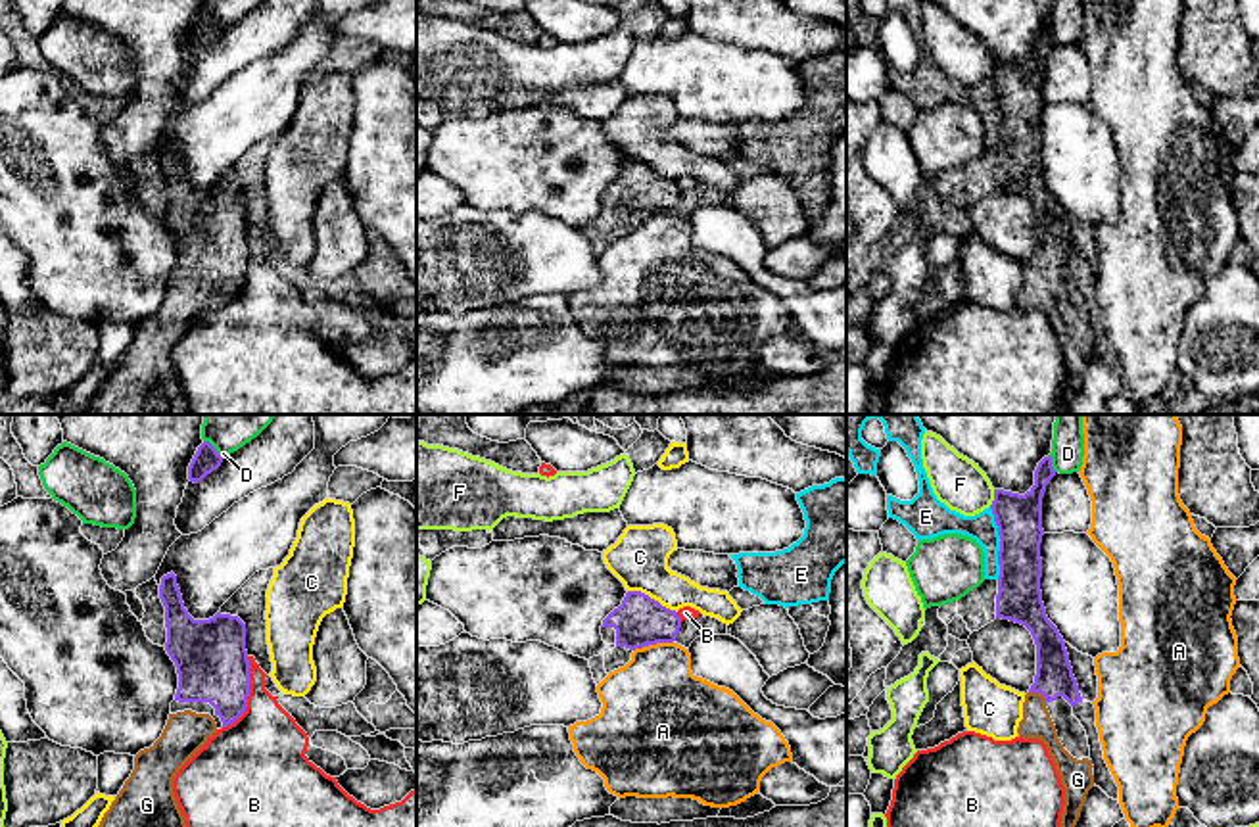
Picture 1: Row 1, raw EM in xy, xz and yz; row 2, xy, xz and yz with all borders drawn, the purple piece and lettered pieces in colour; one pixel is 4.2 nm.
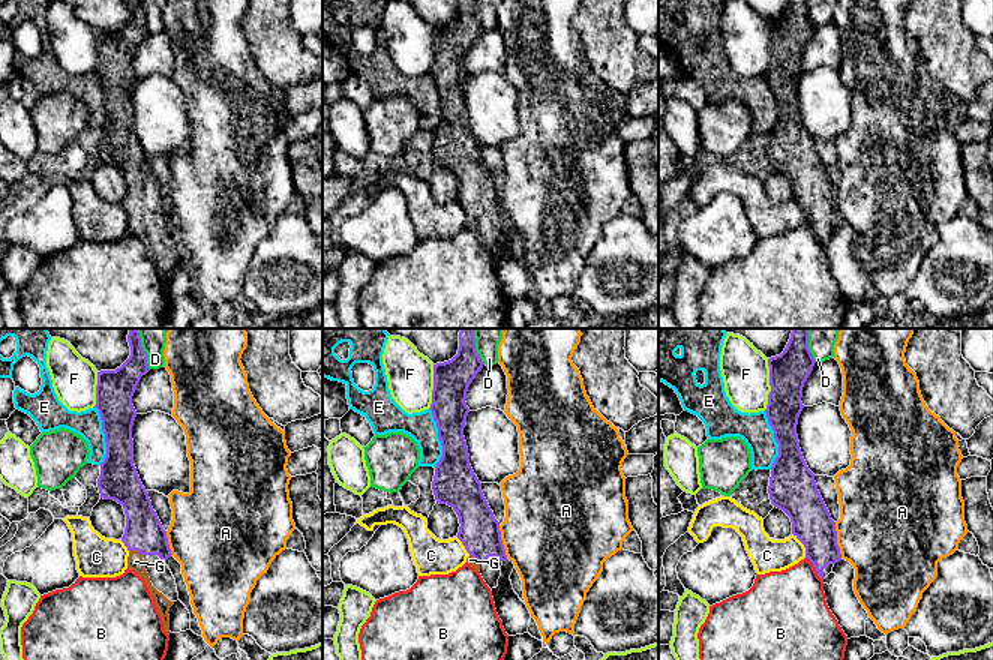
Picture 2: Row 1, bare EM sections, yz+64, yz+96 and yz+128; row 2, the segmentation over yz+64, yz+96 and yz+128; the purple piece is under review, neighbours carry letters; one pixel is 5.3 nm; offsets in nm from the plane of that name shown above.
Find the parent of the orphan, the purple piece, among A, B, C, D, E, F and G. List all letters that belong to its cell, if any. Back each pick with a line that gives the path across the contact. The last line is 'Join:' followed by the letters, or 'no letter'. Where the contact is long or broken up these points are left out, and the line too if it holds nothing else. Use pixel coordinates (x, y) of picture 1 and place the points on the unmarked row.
G: runs through yz (1054, 248), (1039, 261), (1037, 294)
Join: G

